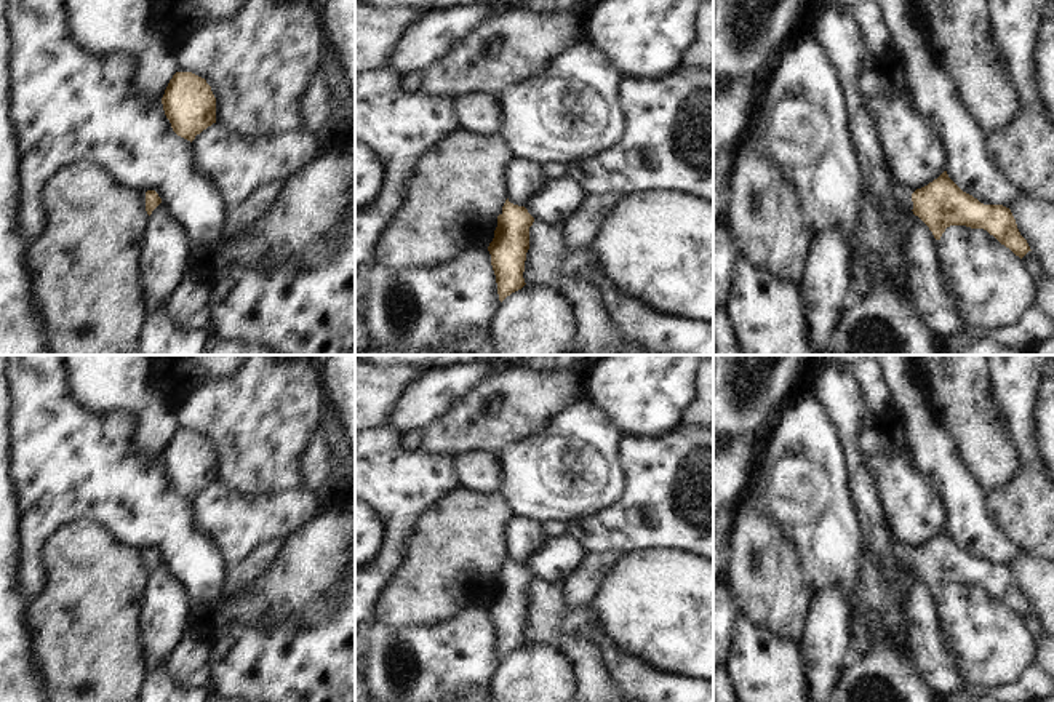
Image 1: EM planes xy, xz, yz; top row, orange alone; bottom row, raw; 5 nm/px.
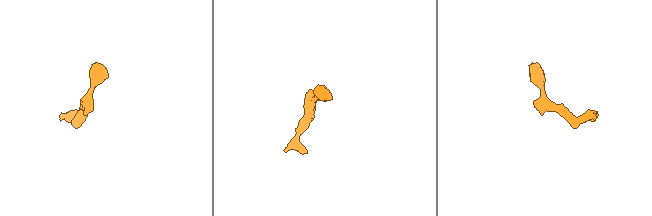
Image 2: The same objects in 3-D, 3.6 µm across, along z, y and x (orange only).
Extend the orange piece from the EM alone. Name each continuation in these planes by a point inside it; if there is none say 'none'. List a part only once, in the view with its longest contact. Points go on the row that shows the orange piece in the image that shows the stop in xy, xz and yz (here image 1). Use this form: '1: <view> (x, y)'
1: yz (904, 195)

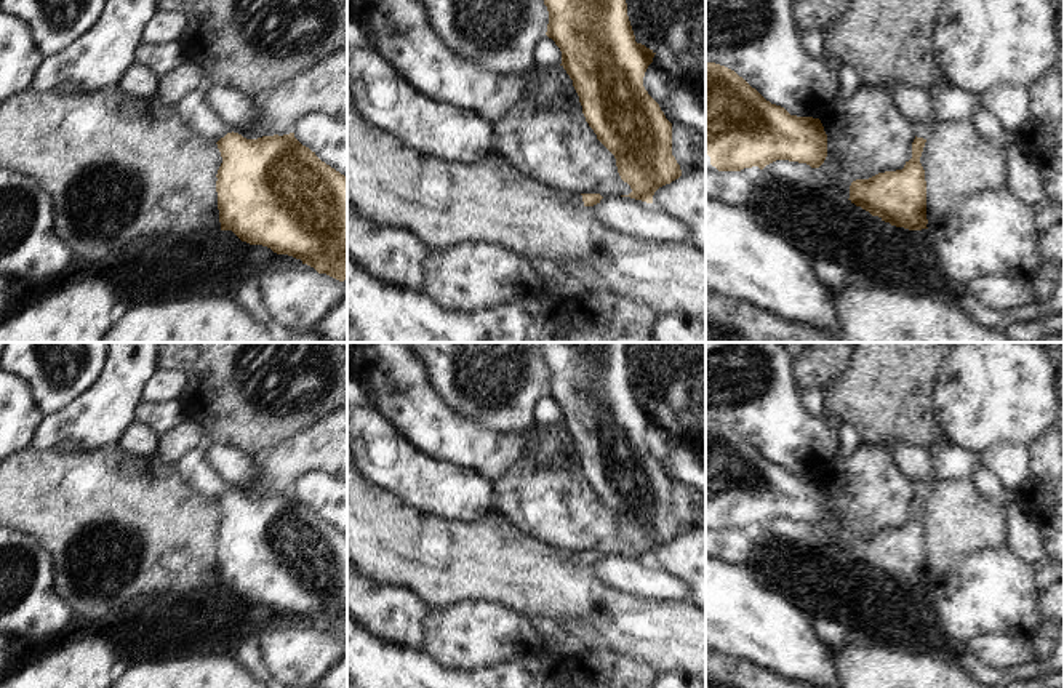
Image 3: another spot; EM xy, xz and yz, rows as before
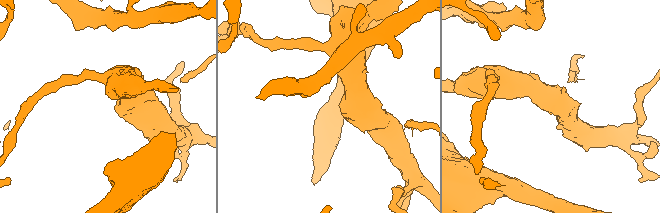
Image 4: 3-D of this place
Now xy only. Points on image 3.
1: xy (192, 108)

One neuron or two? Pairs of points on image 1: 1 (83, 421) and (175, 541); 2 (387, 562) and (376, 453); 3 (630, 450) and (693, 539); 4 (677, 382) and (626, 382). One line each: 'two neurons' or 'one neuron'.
1: one neuron
2: one neuron
3: one neuron
4: one neuron

